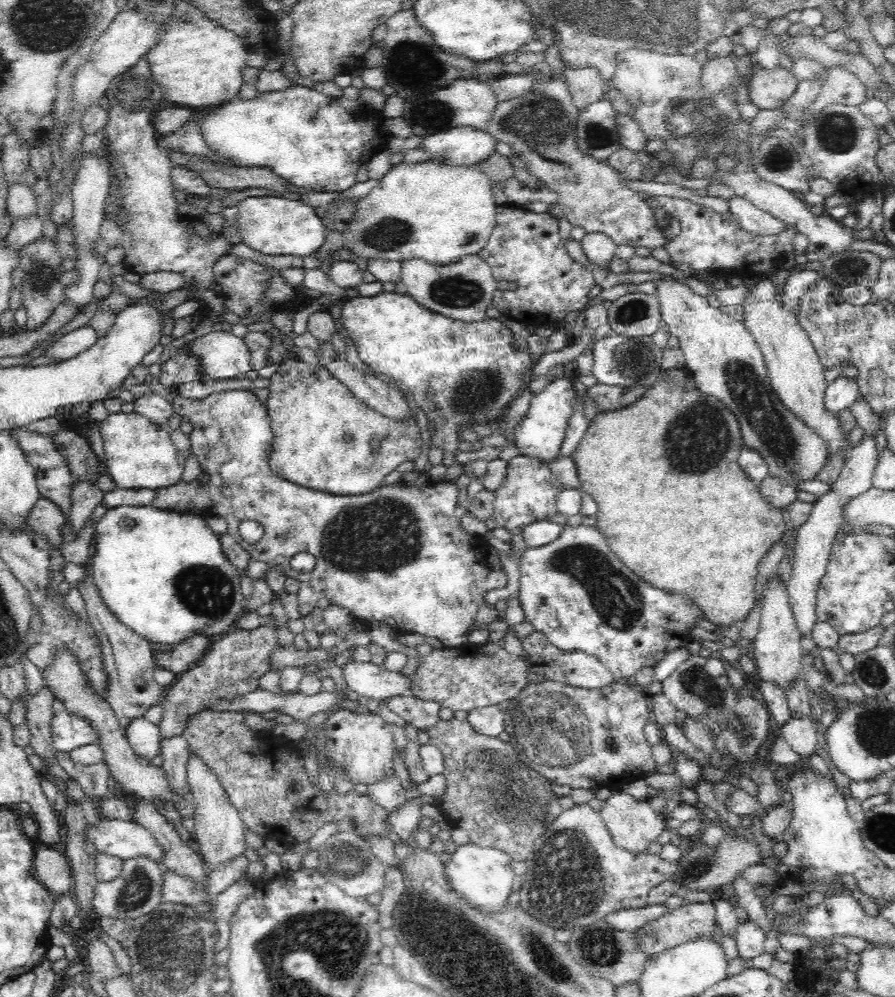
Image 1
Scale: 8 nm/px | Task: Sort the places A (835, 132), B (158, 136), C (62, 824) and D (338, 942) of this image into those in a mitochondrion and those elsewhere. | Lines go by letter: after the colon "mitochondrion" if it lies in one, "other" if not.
A: mitochondrion
B: other
C: other
D: mitochondrion

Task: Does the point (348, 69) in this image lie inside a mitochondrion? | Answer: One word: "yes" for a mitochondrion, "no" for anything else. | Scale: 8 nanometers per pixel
no

